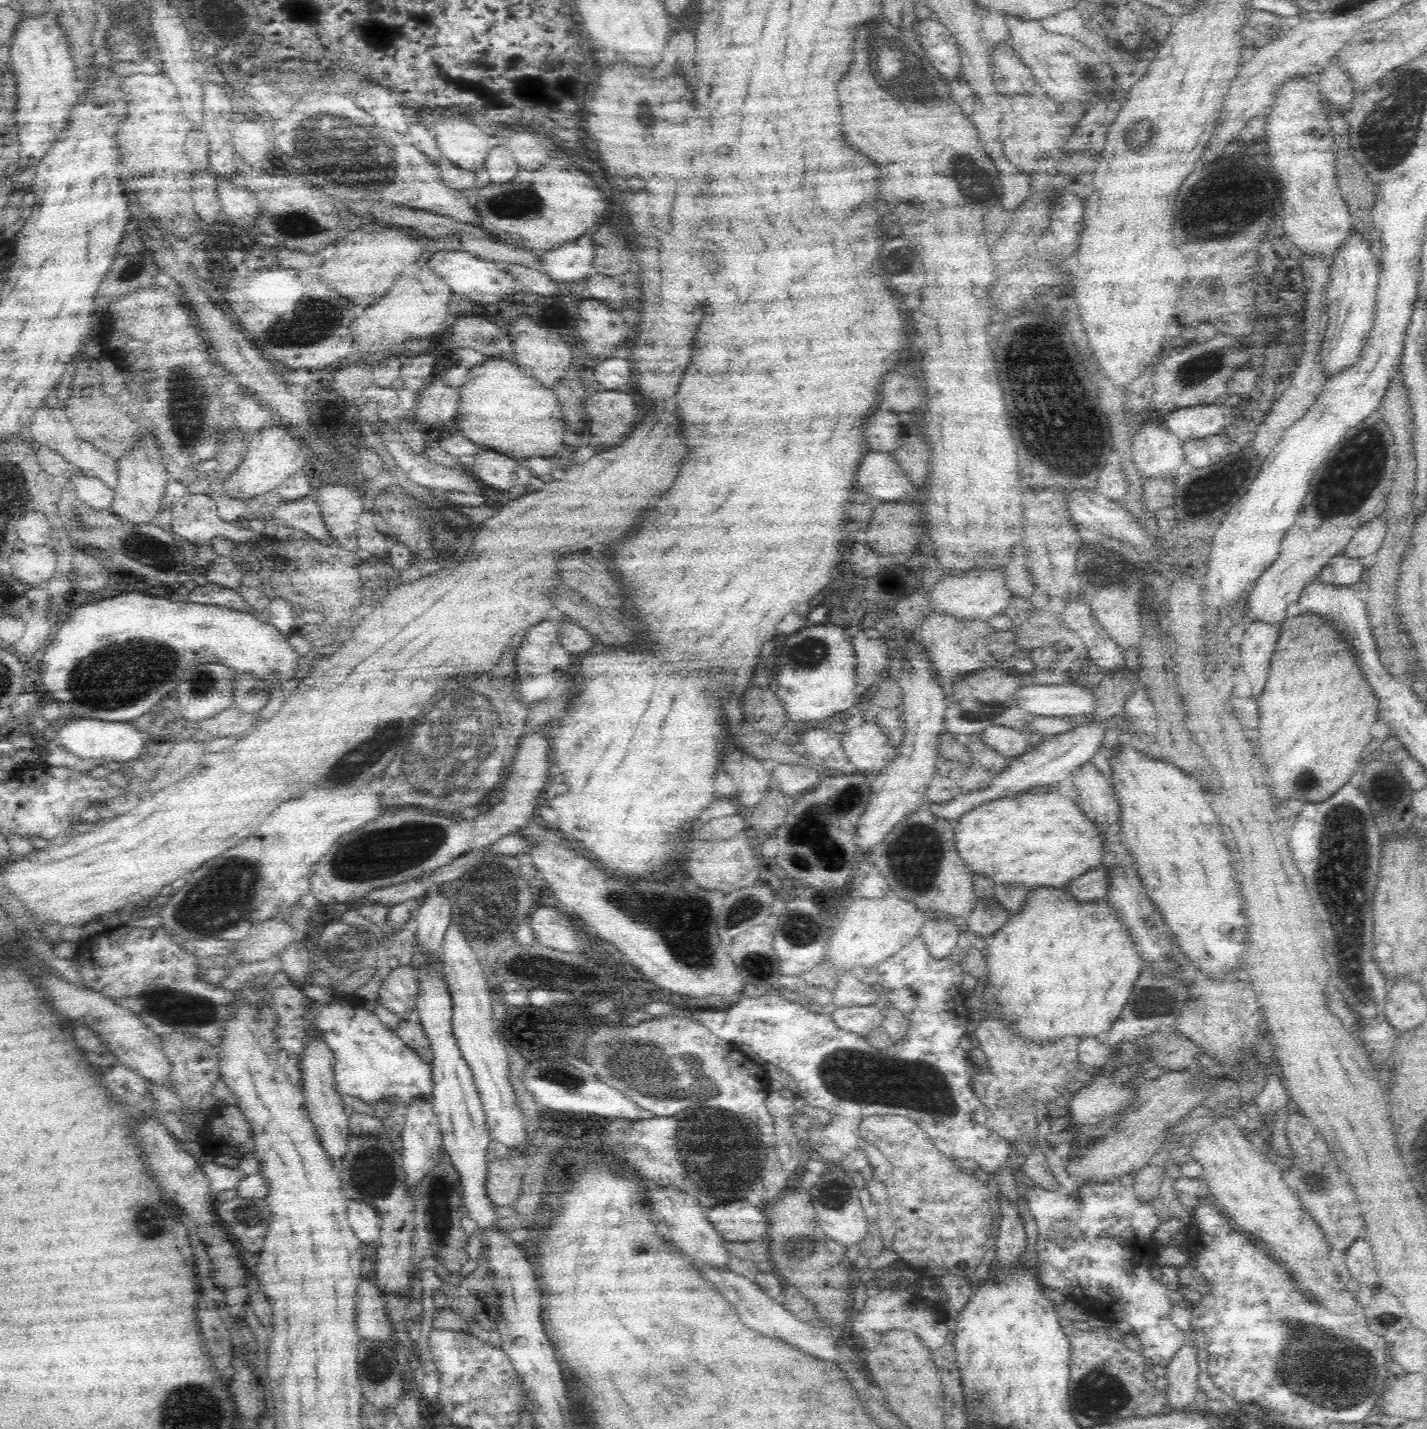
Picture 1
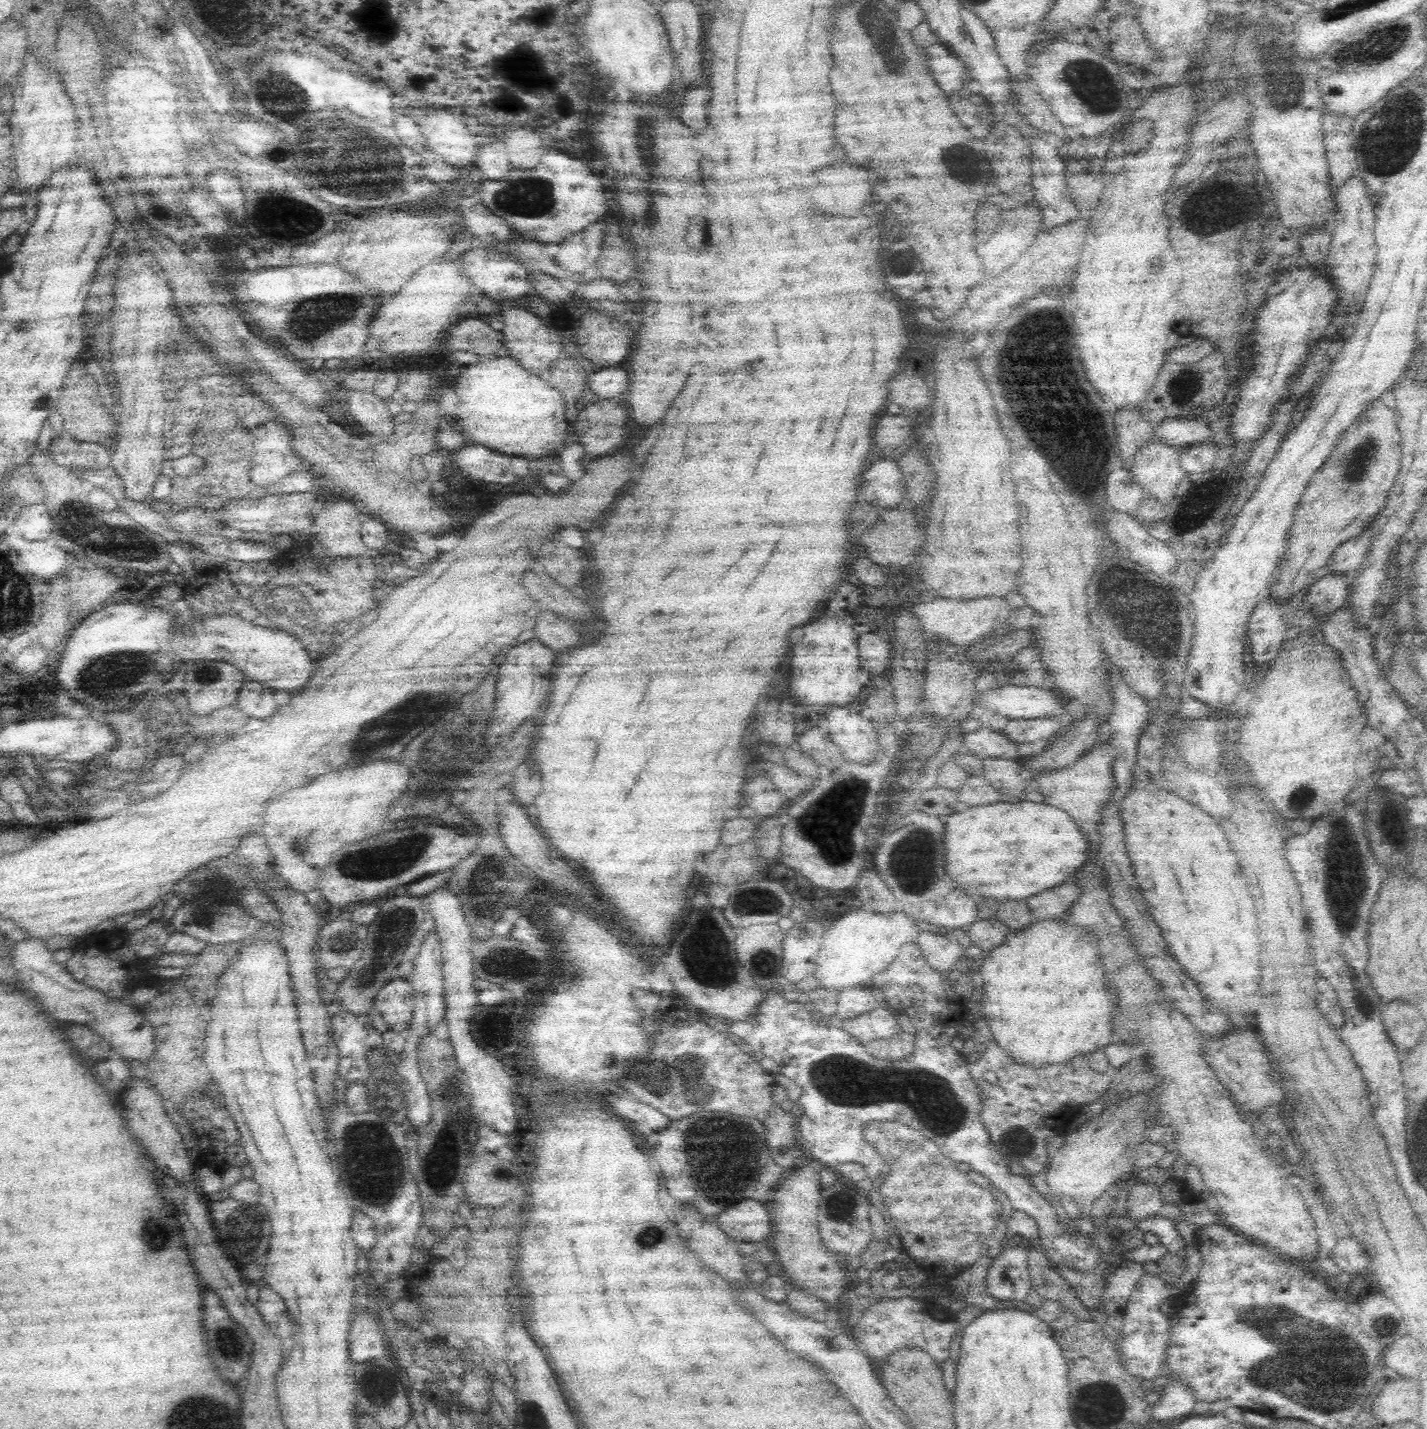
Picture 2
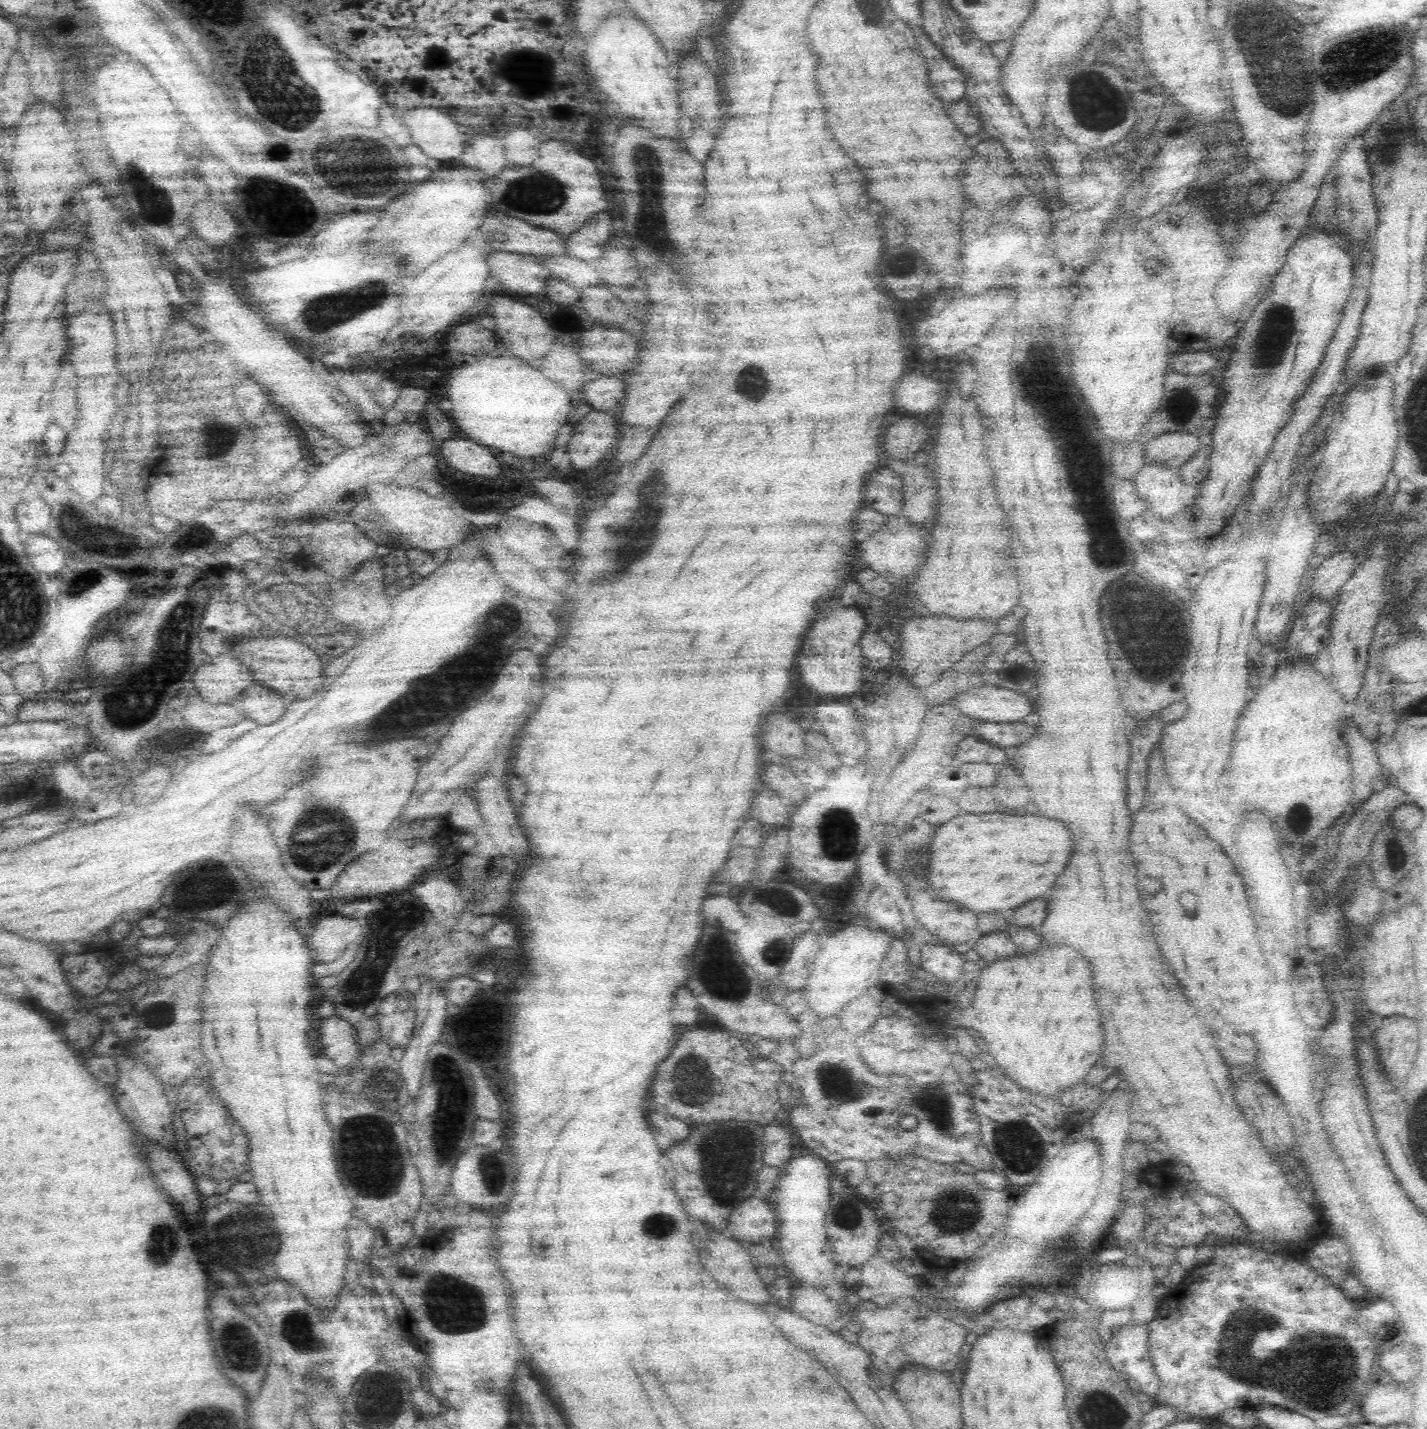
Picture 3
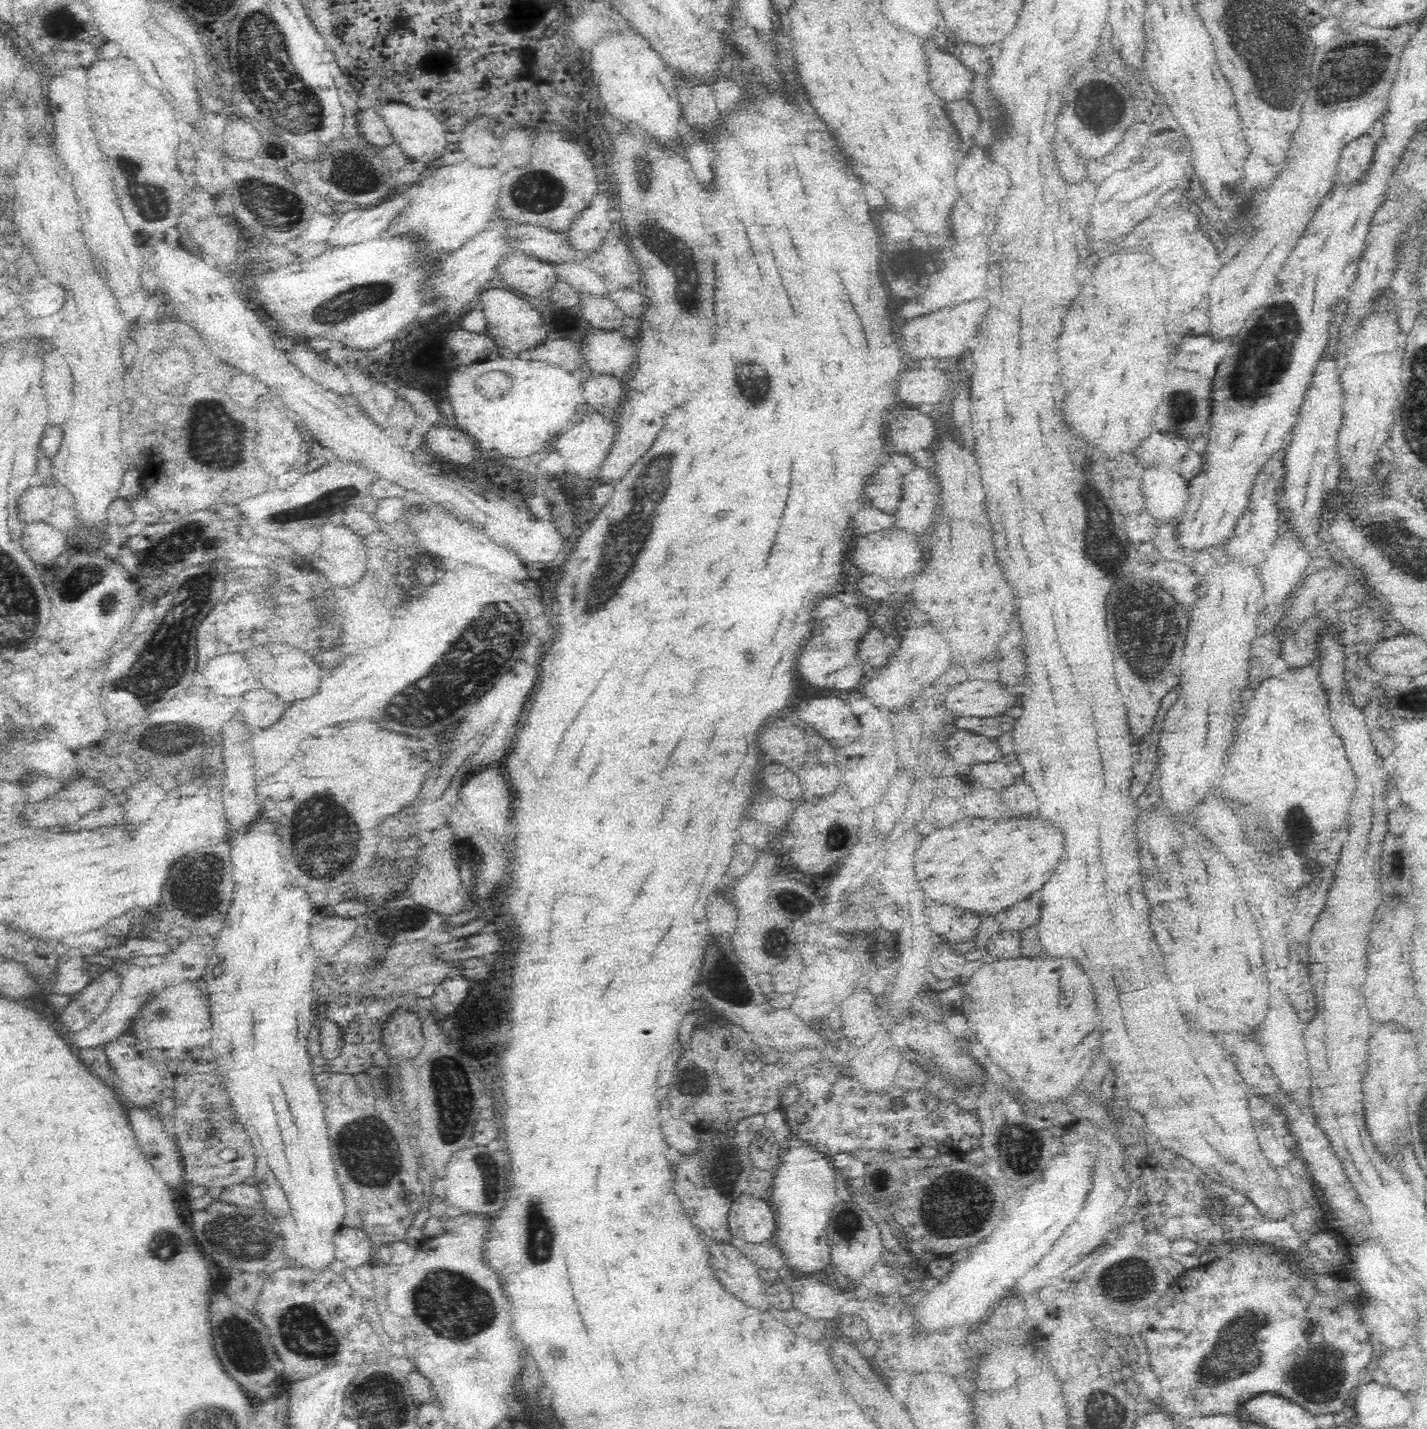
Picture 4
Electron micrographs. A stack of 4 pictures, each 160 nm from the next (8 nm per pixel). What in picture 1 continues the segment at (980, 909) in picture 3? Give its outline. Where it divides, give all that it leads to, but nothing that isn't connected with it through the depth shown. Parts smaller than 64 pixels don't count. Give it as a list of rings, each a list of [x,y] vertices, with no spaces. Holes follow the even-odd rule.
[[[1022,794],[1020,796],[1002,797],[1002,800],[991,799],[974,806],[972,810],[960,816],[958,826],[954,828],[956,852],[964,866],[972,874],[980,874],[990,878],[994,884],[1010,884],[1022,886],[1026,890],[1034,888],[1062,889],[1070,880],[1088,872],[1090,868],[1099,867],[1102,860],[1104,840],[1098,836],[1096,824],[1092,824],[1086,816],[1078,812],[1072,800],[1066,800],[1062,794]]]

